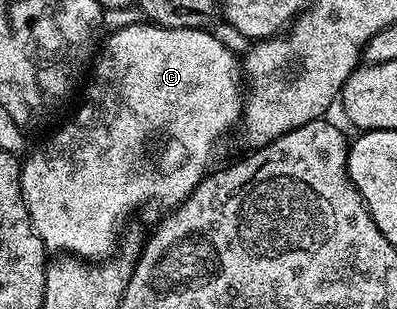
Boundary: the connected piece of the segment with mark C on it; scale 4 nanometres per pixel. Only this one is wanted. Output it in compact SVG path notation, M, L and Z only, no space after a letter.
M141 20L138 24L130 24L130 28L111 31L107 36L109 38L103 39L102 49L91 67L92 83L84 94L84 103L77 108L76 115L61 130L54 131L41 146L34 147L32 155L30 150L20 168L22 200L28 209L32 226L36 229L36 235L44 241L45 251L59 252L64 256L75 256L85 260L111 259L118 250L120 229L135 210L140 210L143 206L161 206L161 211L168 212L181 206L194 192L194 188L198 188L198 184L213 169L212 161L216 158L216 149L219 148L220 141L232 129L234 131L237 129L242 117L241 59L233 54L230 48L226 48L226 44L221 44L212 34L211 29L166 28Z

